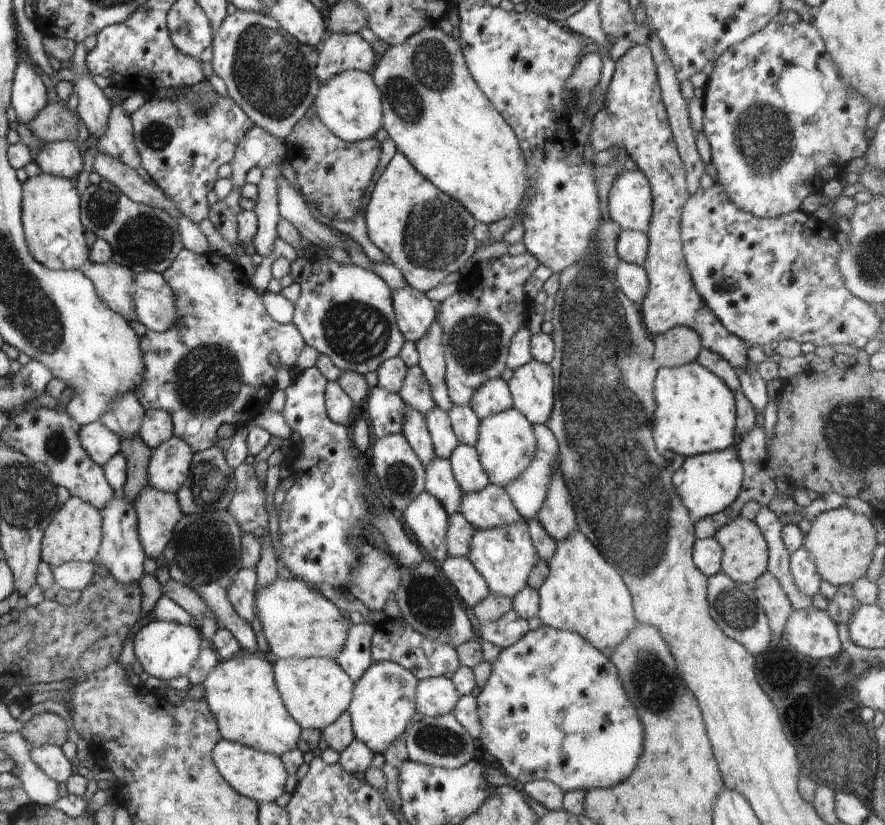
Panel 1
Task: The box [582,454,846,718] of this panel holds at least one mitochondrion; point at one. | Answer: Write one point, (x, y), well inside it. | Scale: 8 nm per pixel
(652, 683)

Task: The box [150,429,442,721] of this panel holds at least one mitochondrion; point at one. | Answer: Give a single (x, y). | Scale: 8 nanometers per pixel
(203, 552)

